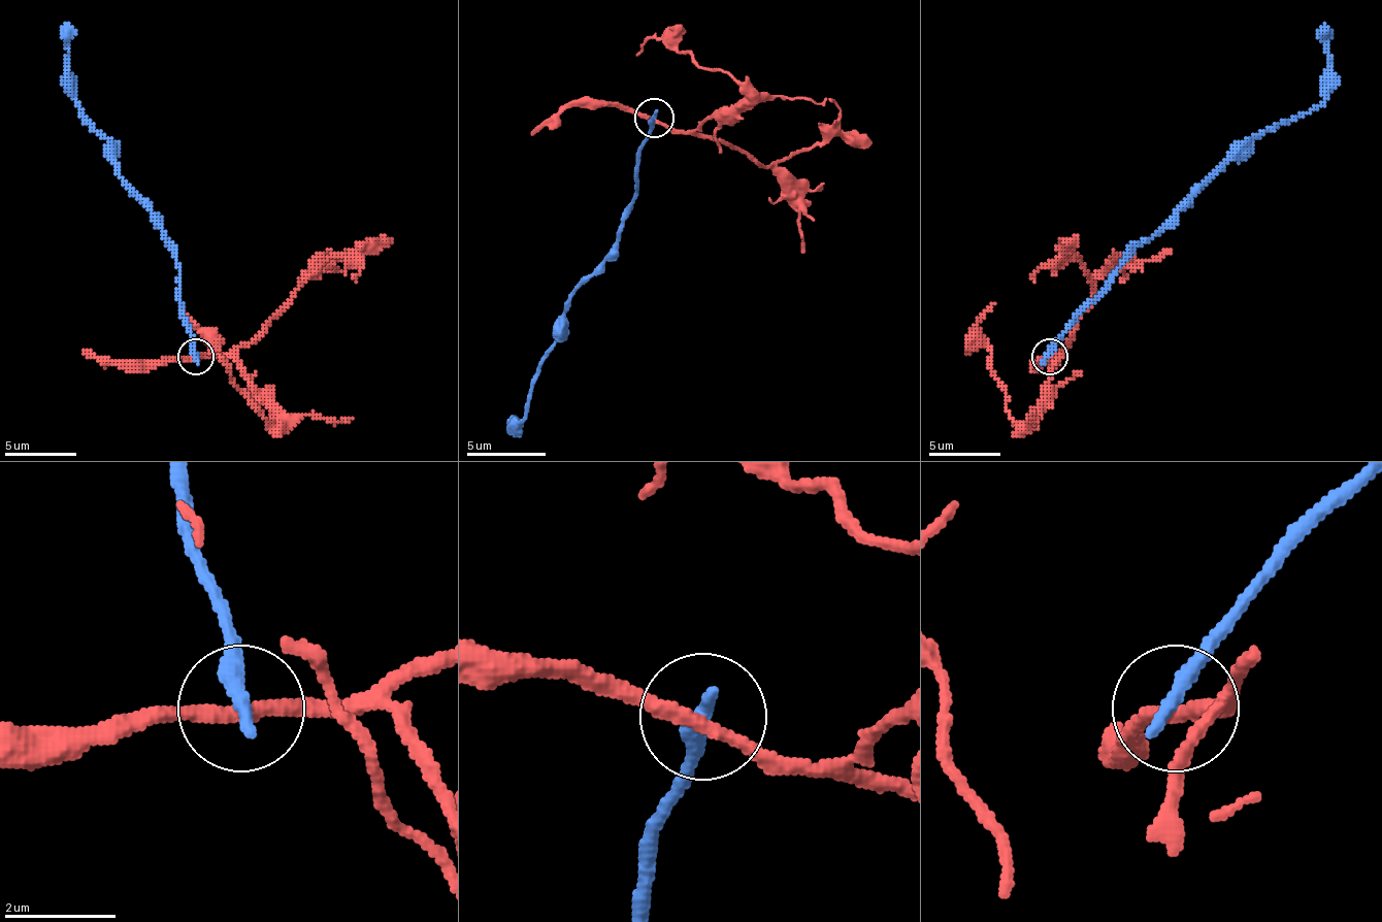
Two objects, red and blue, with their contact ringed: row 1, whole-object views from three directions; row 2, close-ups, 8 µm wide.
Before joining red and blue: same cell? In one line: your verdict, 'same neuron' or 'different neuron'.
different neuron

